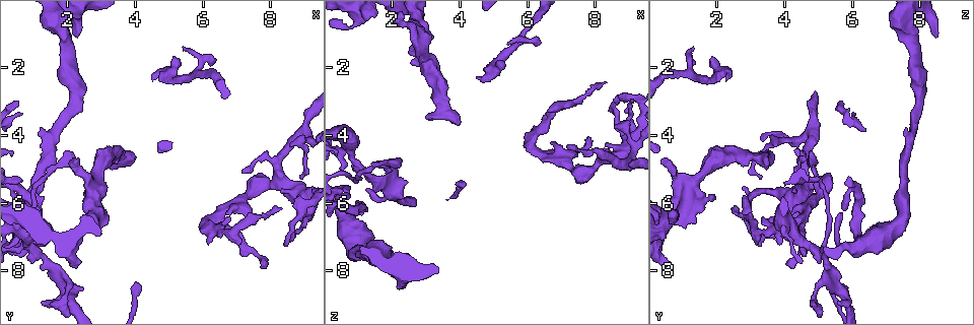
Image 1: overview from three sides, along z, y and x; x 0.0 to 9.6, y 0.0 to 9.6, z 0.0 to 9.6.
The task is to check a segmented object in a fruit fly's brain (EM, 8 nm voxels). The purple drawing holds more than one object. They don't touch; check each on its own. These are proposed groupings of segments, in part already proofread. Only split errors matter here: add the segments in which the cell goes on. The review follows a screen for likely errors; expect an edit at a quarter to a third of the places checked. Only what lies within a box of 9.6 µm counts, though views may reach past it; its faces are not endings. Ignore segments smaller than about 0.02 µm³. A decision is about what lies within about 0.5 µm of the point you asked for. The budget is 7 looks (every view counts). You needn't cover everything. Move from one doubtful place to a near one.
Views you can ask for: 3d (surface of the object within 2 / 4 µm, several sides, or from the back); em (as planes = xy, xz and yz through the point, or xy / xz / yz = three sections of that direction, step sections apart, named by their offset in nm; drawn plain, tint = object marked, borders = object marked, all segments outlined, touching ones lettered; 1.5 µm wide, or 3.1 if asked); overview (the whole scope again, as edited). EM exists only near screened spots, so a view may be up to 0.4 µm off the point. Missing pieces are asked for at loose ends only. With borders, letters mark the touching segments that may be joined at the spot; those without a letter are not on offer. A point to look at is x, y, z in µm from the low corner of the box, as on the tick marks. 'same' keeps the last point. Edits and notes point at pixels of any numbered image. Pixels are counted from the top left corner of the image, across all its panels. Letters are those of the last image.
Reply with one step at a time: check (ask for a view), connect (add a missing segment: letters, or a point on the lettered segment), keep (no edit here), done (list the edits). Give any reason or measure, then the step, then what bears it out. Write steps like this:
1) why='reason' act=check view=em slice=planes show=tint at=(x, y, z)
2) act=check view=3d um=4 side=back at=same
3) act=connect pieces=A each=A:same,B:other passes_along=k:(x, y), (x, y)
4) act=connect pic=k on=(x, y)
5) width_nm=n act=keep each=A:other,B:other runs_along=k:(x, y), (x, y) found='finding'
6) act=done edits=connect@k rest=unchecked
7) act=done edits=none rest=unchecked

why='long arm stops here' act=check view=em slice=yz step=4 show=borders at=(2.30, 4.90, 4.65)

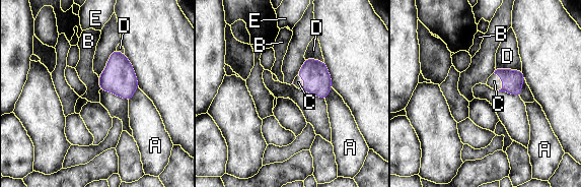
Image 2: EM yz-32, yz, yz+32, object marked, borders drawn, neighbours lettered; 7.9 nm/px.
why='cut it another way' act=check view=em slice=planes show=borders at=same

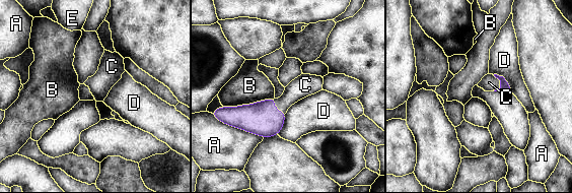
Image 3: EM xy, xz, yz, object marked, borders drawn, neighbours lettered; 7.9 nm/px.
longest_contact=B:420nm act=connect pieces=C each=A:other,B:other,C:same,D:other,E:other passes_along=3:(504, 84), (500, 83), (489, 82) found='it goes on there'

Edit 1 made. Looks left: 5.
why='branch stops here' act=check view=em slice=yz step=8 show=tint at=(2.40, 8.55, 5.40)

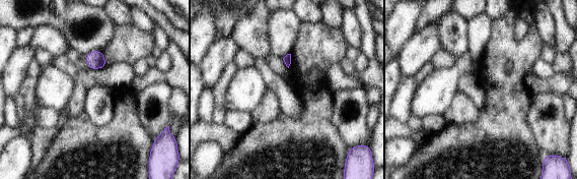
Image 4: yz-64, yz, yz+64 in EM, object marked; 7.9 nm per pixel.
why='another direction' act=check view=em slice=planes show=borders at=same

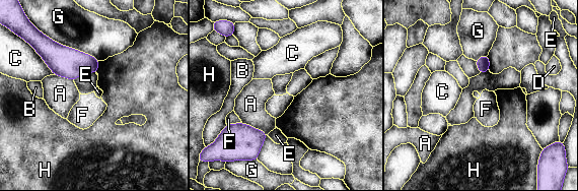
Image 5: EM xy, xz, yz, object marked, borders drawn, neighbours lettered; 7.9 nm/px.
act=keep each=A:other,B:other,C:other,D:other,E:other,F:other,G:other,H:other border=5:(487, 55), (490, 70) found='none of them fits'

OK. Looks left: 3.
why='branch stops here' act=check view=3d um=2 at=(6.15, 7.25, 3.80)

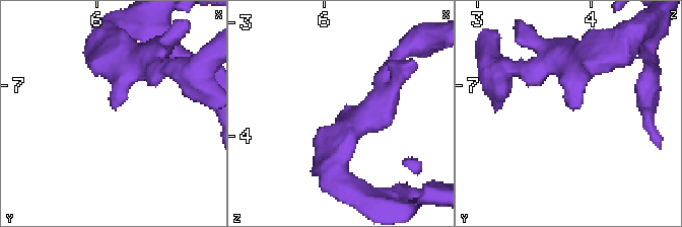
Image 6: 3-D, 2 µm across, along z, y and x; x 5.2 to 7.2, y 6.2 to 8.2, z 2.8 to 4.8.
act=check view=em slice=planes show=borders at=(6.18, 7.20, 3.80)

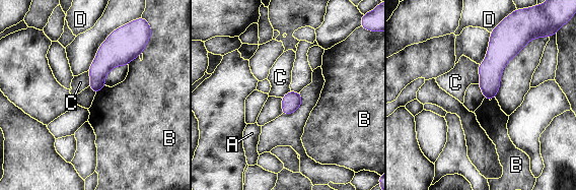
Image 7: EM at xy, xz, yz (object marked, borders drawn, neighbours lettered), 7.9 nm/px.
longest_contact=C:160nm act=keep each=A:other,B:other,C:other,D:other border=7:(139, 55), (127, 64) found='no lettered segment goes on from it'

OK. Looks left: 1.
act=done edits=connect@3 rest=unchecked

